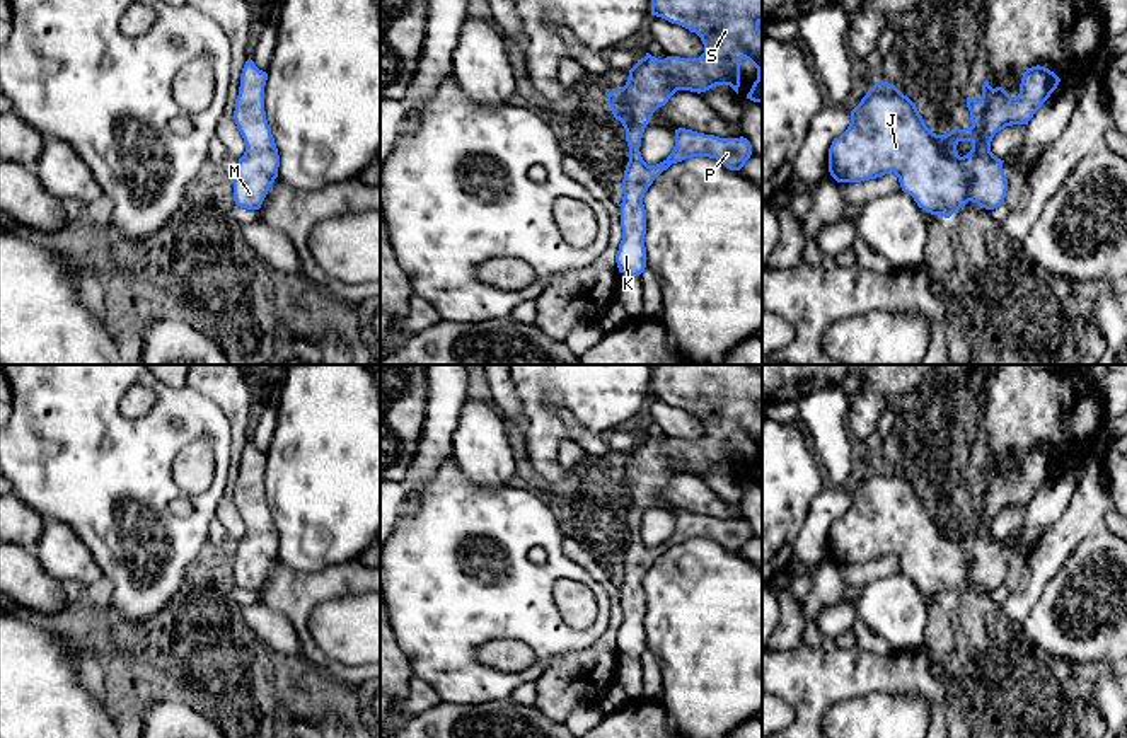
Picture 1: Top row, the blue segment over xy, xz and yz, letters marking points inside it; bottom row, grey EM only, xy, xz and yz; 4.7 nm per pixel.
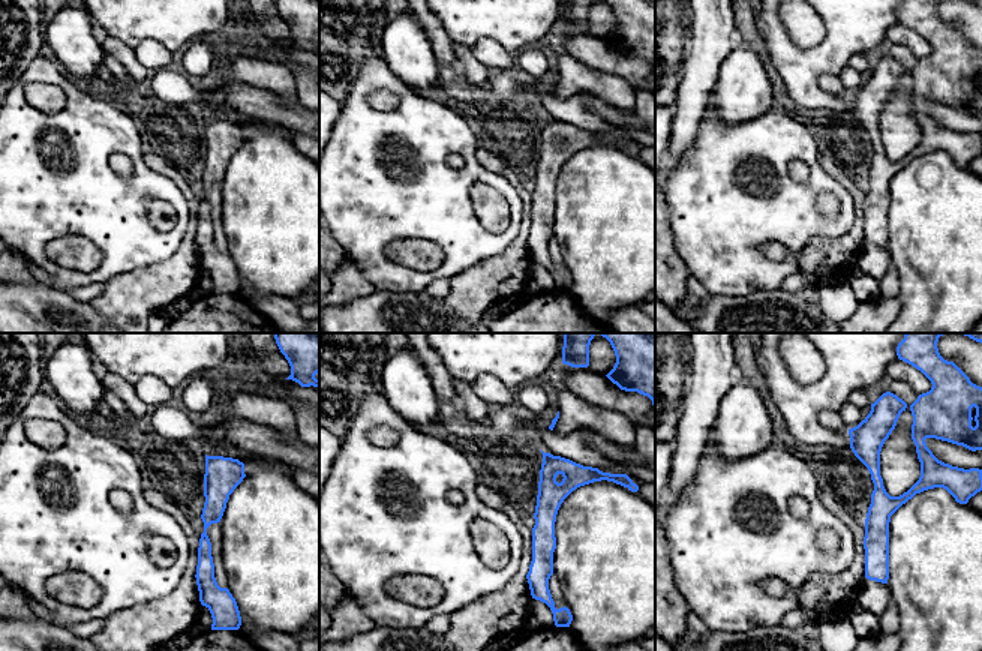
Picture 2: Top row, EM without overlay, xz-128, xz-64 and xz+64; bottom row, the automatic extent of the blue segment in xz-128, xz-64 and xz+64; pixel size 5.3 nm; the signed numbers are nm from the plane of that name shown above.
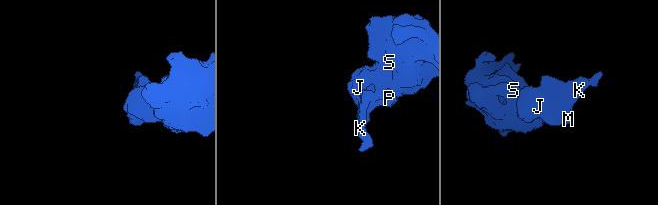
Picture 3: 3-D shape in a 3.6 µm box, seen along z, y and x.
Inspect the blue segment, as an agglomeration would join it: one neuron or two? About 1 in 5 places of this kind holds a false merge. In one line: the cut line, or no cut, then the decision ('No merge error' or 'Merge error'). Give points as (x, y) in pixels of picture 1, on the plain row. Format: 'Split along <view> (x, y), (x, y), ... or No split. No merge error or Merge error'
No split. No merge error

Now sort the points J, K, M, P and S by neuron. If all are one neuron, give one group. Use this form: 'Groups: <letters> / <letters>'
Groups: J K M P S

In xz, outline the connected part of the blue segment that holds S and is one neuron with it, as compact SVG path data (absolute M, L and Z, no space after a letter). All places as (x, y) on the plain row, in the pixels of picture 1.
M655 365L651 375L651 397L662 399L696 414L704 435L699 440L667 438L658 441L646 435L644 440L629 452L629 460L622 470L607 477L607 487L616 501L626 511L629 528L629 544L622 561L621 610L622 622L616 636L619 654L639 658L646 649L646 591L643 586L644 574L653 562L672 545L692 539L709 539L721 544L730 552L740 552L752 537L752 527L747 520L720 520L692 511L675 511L675 528L672 535L656 547L648 547L639 533L641 520L653 494L665 487L677 472L706 474L716 467L730 467L737 476L740 469L740 441L748 441L757 450L747 481L762 484L762 365Z

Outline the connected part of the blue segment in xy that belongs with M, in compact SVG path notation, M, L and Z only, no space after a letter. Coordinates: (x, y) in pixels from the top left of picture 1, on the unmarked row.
M249 440L240 455L234 501L246 533L234 557L234 583L240 590L259 591L278 559L280 537L264 493L268 455Z

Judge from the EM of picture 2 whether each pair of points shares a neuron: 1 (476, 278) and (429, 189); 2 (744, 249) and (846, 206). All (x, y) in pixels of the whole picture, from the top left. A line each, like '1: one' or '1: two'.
1: two
2: one

